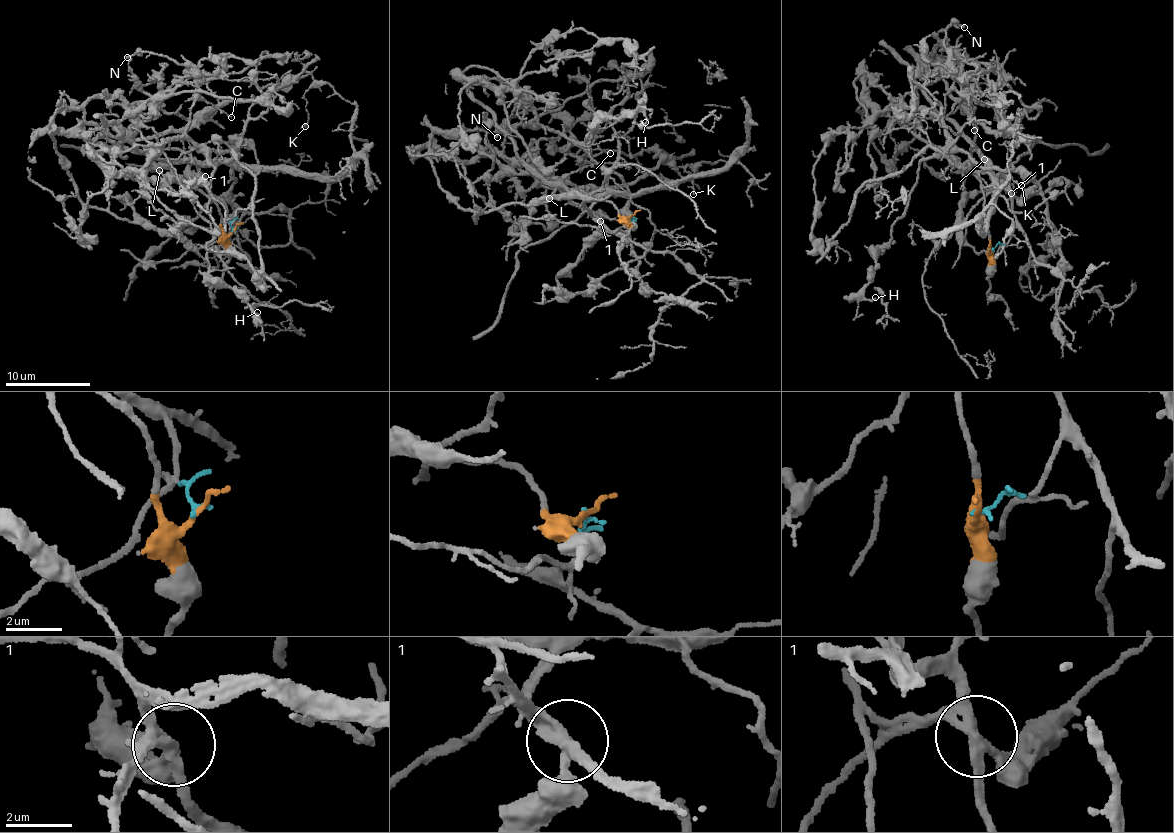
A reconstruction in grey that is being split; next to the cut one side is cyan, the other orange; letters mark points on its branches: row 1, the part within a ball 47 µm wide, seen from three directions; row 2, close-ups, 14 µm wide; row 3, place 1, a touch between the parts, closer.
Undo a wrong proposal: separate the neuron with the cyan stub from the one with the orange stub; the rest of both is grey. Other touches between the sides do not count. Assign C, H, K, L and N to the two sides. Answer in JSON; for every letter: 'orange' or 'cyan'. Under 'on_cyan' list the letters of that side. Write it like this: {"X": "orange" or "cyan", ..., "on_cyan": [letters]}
{"C": "orange", "H": "orange", "K": "cyan", "L": "orange", "N": "orange", "on_cyan": ["K"]}

